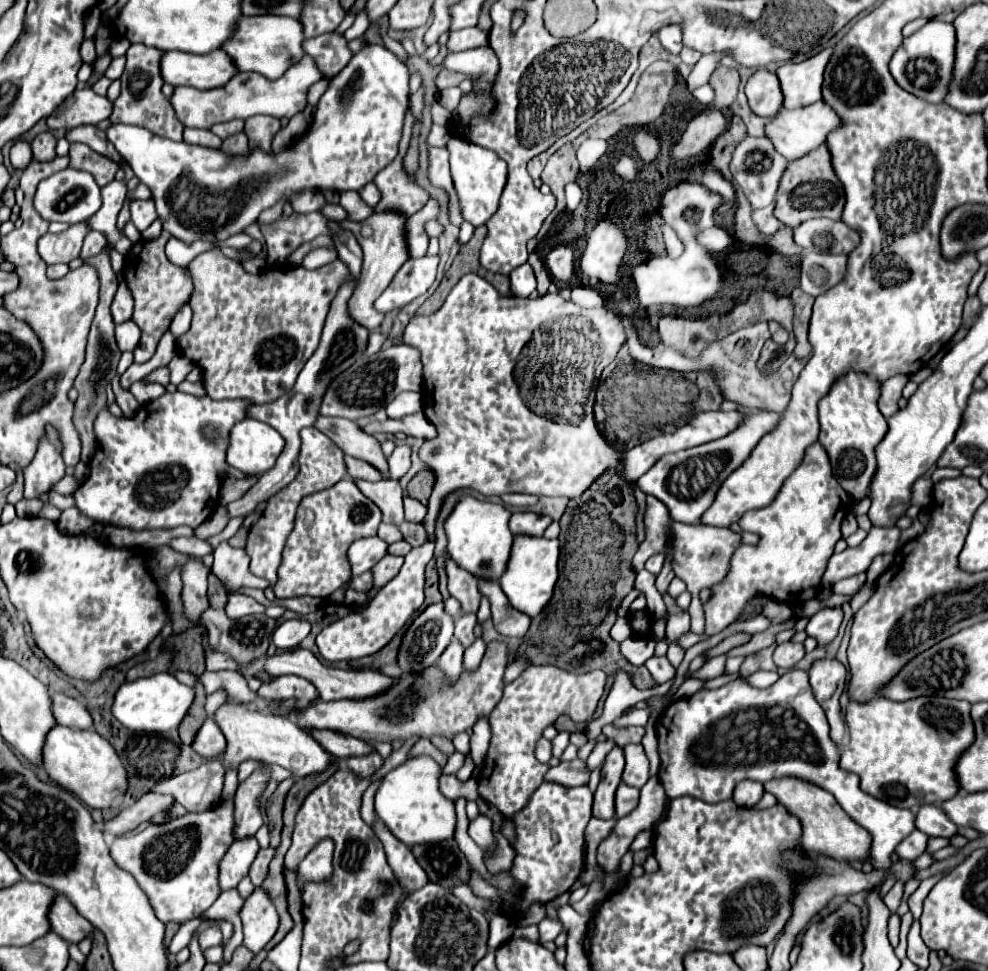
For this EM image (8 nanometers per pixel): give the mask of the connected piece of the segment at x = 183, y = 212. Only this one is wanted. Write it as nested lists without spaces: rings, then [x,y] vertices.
[[[362,37],[362,49],[360,49],[360,51],[348,61],[348,65],[330,81],[326,93],[320,97],[320,101],[318,101],[318,105],[316,105],[314,119],[312,119],[308,131],[306,131],[298,141],[294,141],[292,145],[284,147],[284,151],[280,151],[280,153],[274,153],[274,151],[270,153],[270,151],[262,151],[262,147],[252,147],[252,149],[248,151],[248,155],[230,155],[230,153],[226,153],[226,151],[222,151],[222,149],[210,149],[210,147],[202,147],[202,145],[190,145],[190,143],[184,143],[184,141],[170,141],[170,139],[158,137],[158,135],[154,135],[154,133],[150,133],[150,131],[146,131],[146,129],[142,129],[142,127],[136,127],[136,125],[112,125],[112,127],[106,131],[106,135],[108,135],[108,139],[114,143],[114,147],[118,149],[118,153],[128,161],[128,165],[130,165],[132,171],[134,171],[134,175],[152,191],[152,199],[154,199],[154,203],[156,203],[158,219],[162,221],[164,229],[166,229],[172,237],[184,241],[186,245],[190,245],[190,243],[194,243],[194,241],[198,241],[198,239],[202,239],[202,241],[224,241],[224,239],[232,237],[232,235],[244,233],[244,229],[246,229],[248,225],[252,225],[252,223],[258,221],[258,217],[260,217],[260,213],[262,213],[264,209],[274,207],[278,201],[282,201],[282,203],[292,203],[292,199],[294,199],[296,195],[300,195],[302,191],[306,191],[306,189],[316,189],[316,191],[326,191],[326,189],[330,189],[330,191],[336,191],[336,193],[348,191],[348,189],[356,189],[356,191],[358,191],[358,189],[362,189],[366,183],[374,181],[374,177],[378,175],[378,171],[382,171],[384,167],[388,167],[388,165],[396,159],[396,155],[398,155],[398,145],[400,145],[400,139],[402,139],[404,117],[406,117],[406,111],[408,111],[408,107],[410,107],[410,105],[408,105],[408,97],[410,97],[410,71],[408,71],[408,67],[406,67],[392,51],[388,51],[384,45],[368,43],[366,37]]]

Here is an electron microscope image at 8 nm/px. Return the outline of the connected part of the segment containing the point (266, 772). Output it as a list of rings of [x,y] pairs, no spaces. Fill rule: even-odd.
[[[258,761],[258,763],[260,767],[238,785],[238,791],[234,797],[236,801],[236,839],[254,835],[264,823],[260,799],[272,777],[272,767],[264,761]]]

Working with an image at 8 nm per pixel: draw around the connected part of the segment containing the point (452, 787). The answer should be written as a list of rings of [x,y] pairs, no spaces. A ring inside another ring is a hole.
[[[440,775],[440,779],[438,779],[438,783],[440,783],[440,791],[448,797],[448,799],[452,799],[452,801],[456,801],[458,797],[466,797],[466,799],[478,799],[478,795],[474,795],[476,793],[476,783],[472,783],[472,779],[470,781],[466,781],[466,783],[460,783],[458,779],[456,779],[456,775]]]

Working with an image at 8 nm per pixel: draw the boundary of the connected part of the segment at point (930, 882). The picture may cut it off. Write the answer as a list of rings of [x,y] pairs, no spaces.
[[[936,875],[936,877],[932,877],[932,879],[926,879],[926,881],[922,881],[920,883],[920,887],[910,895],[910,899],[908,899],[908,905],[910,905],[910,913],[914,915],[914,919],[918,921],[920,919],[920,915],[922,915],[922,901],[924,901],[924,897],[928,895],[928,891],[938,883],[942,879],[942,875]]]

